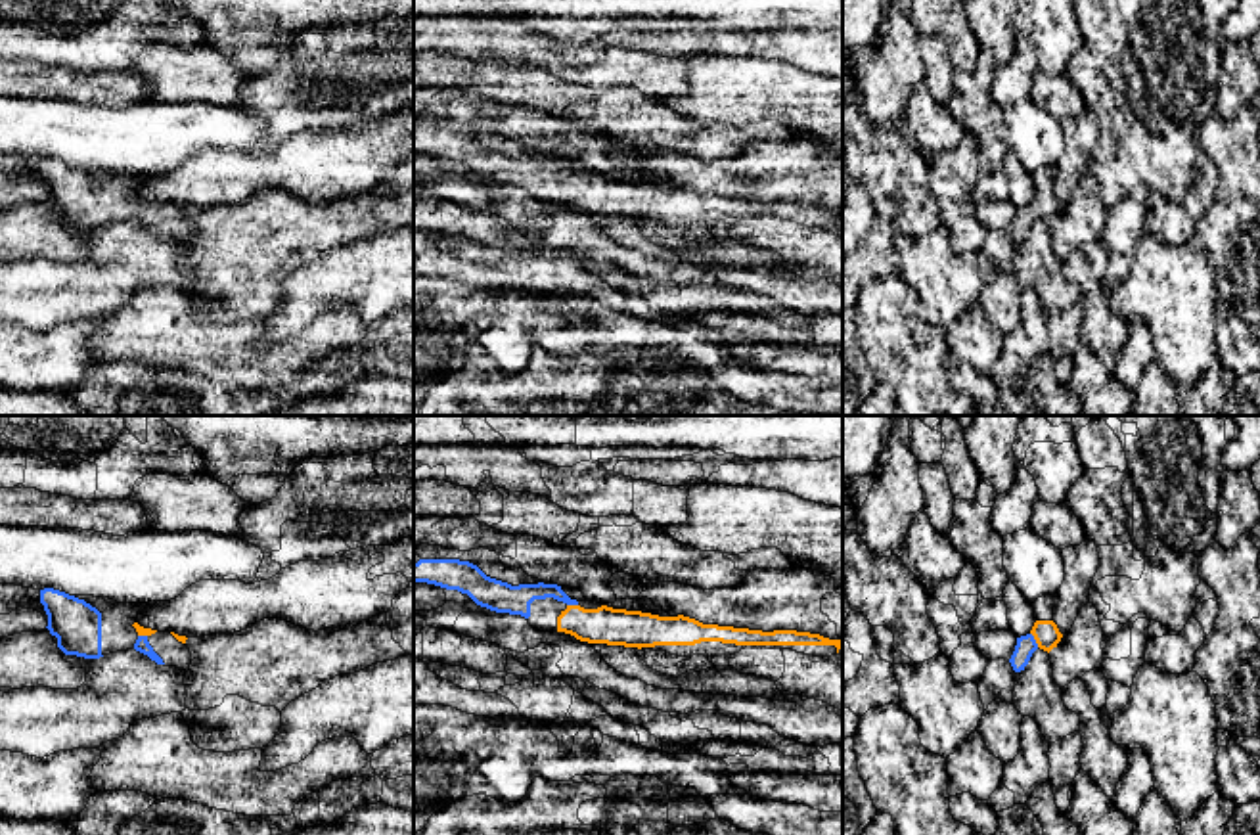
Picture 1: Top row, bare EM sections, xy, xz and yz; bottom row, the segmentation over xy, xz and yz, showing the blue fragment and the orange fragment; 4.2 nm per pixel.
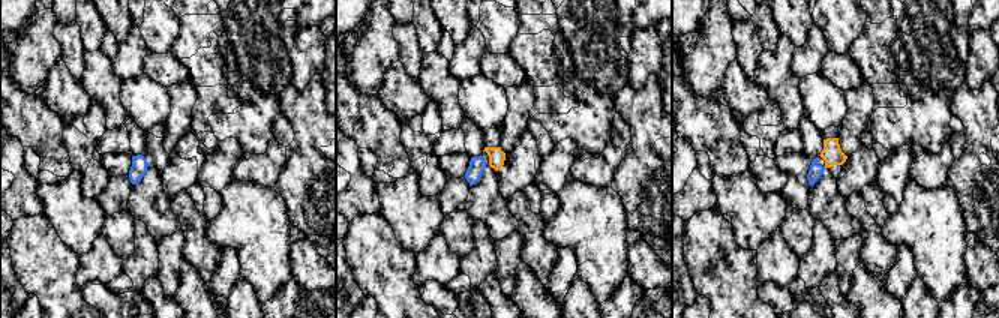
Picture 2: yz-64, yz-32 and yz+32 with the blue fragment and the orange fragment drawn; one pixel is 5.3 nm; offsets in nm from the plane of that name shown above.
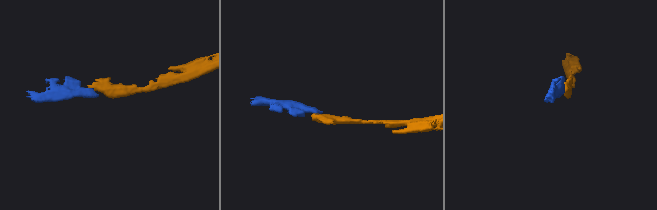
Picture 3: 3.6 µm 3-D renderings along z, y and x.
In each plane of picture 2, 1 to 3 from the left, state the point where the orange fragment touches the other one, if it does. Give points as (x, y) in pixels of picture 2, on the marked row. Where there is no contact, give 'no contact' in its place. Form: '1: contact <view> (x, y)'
1: no contact
2: no contact
3: no contact

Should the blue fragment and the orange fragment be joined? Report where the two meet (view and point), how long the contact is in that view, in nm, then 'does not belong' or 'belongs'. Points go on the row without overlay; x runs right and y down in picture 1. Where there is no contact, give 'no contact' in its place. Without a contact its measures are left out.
meets blue in yz at (1034, 211); contact 70 nm long; belongs

